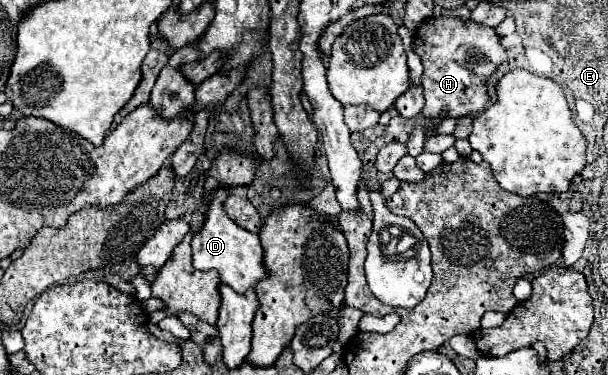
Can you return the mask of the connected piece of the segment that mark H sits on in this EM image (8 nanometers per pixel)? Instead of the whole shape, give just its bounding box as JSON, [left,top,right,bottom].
[413,18,507,118]

